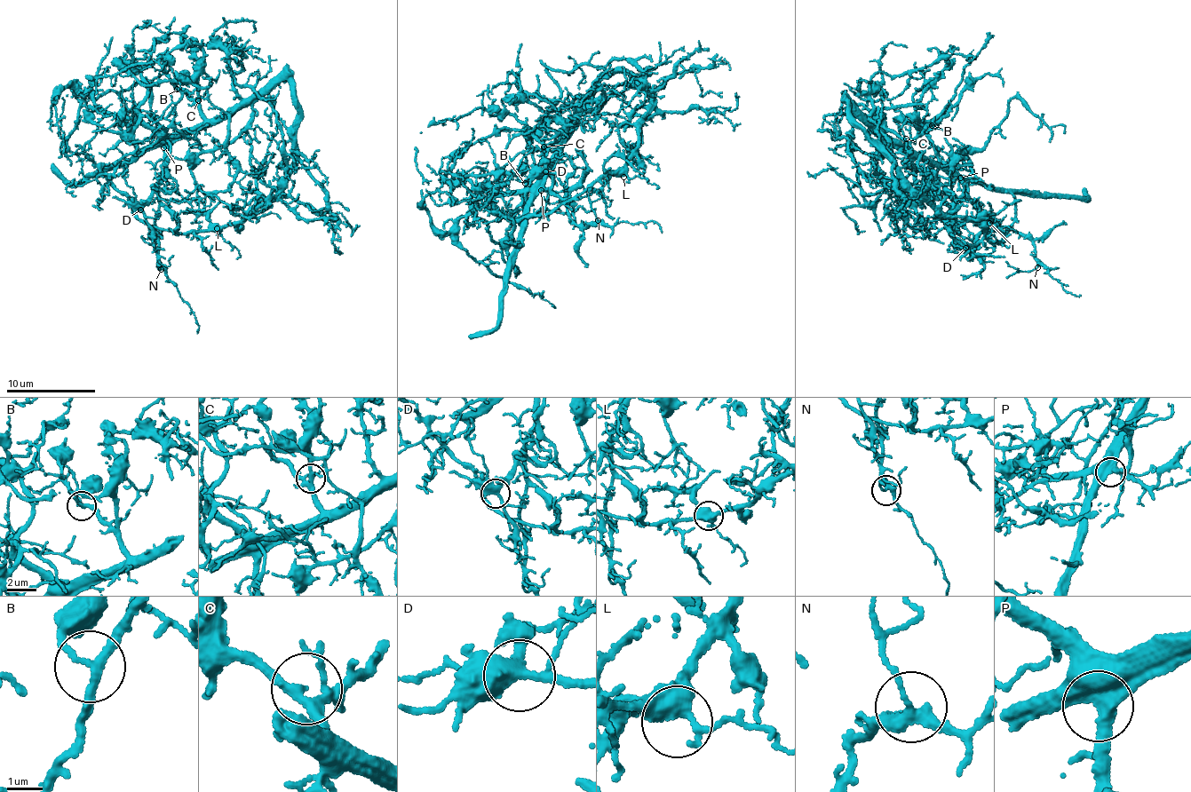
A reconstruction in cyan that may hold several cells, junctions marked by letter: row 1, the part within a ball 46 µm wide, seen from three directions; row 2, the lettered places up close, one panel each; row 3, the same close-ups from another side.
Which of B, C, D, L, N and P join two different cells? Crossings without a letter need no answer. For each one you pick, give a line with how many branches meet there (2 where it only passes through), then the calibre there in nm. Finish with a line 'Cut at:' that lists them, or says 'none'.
Cut at: none

